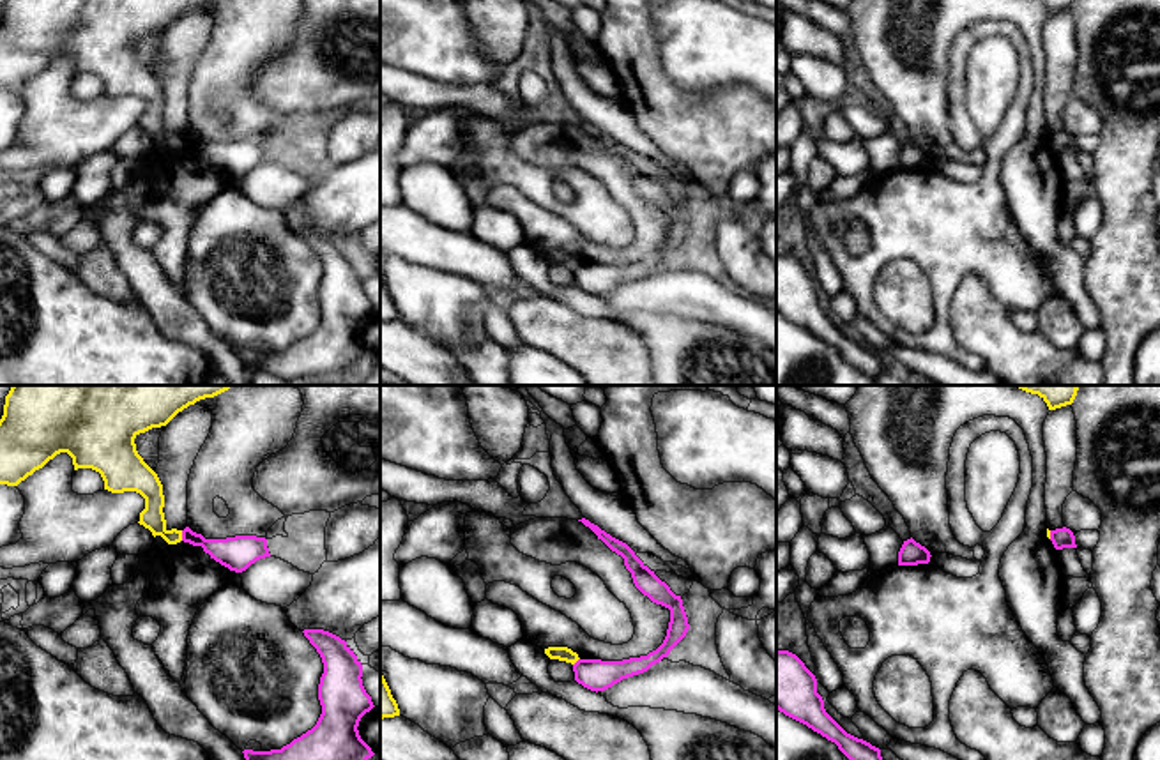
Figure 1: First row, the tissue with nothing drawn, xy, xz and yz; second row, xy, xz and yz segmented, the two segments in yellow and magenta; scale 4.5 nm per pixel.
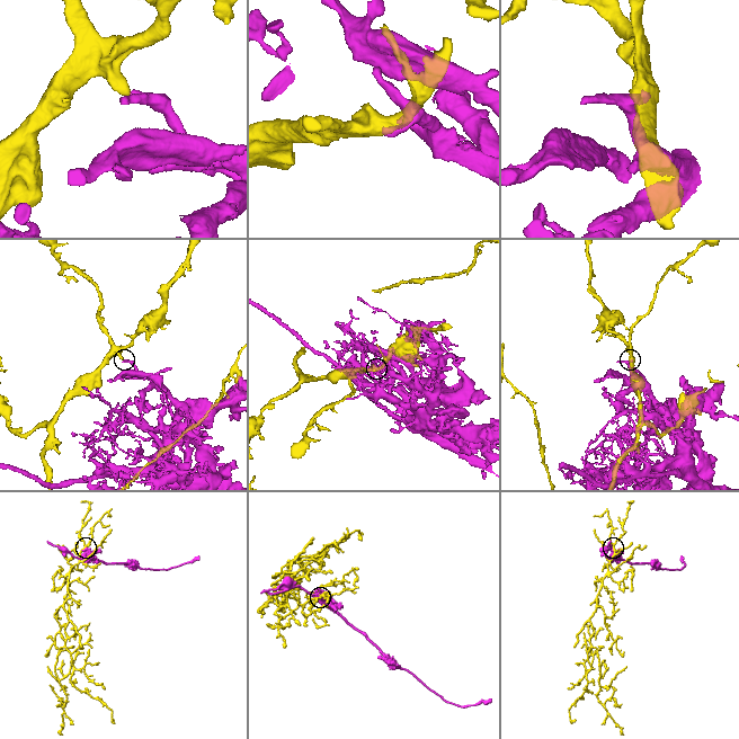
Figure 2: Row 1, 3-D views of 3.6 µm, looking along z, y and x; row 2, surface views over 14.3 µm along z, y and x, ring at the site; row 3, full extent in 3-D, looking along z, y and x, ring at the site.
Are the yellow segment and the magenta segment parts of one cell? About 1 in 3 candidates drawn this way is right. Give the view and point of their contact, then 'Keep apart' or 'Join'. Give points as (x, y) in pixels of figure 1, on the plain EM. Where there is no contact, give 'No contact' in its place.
Touches yellow at xy (181, 140). Keep apart

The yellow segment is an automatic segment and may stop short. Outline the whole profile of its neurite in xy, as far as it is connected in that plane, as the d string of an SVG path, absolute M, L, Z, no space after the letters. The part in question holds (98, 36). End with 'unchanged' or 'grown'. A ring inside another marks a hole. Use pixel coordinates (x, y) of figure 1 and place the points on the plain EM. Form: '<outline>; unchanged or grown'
M5 0L0 23L0 88L18 90L60 57L72 62L74 74L101 78L111 97L136 95L145 103L140 129L168 148L182 145L182 134L166 133L164 99L157 78L136 55L134 42L166 30L179 16L214 0Z; unchanged

